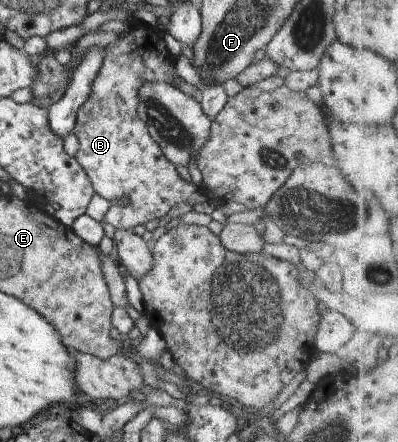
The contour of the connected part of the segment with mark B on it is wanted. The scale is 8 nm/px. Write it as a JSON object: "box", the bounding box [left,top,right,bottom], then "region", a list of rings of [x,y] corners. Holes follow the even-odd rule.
{"box":[72,22,202,231],"region":[[[138,22],[133,23],[129,29],[116,37],[115,42],[102,47],[102,52],[104,52],[102,64],[92,80],[88,98],[76,111],[72,133],[78,141],[78,150],[74,155],[78,166],[84,169],[93,192],[105,200],[111,201],[103,222],[113,226],[115,230],[130,231],[134,226],[144,224],[148,220],[161,220],[172,207],[181,202],[187,202],[194,206],[202,199],[202,196],[201,189],[193,183],[188,184],[182,180],[176,172],[175,166],[164,158],[160,147],[152,140],[136,112],[142,82],[164,82],[168,86],[175,87],[179,81],[182,81],[175,73],[174,59],[162,40],[162,32],[157,28],[153,29]],[[122,196],[127,198],[124,206],[112,203]]]}

